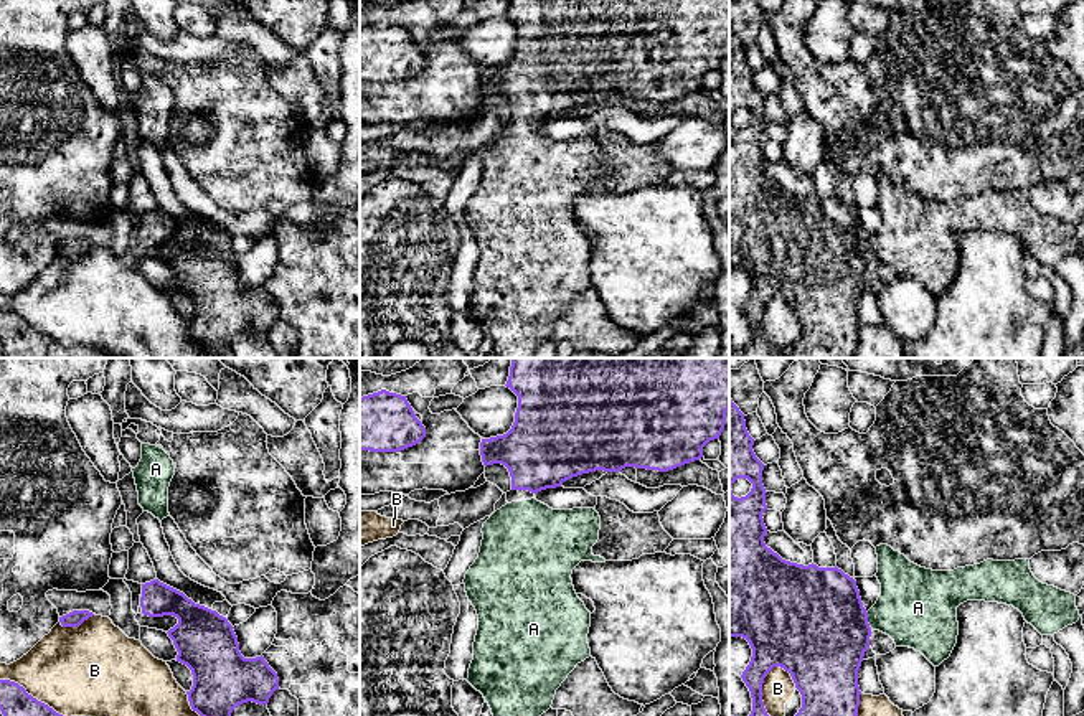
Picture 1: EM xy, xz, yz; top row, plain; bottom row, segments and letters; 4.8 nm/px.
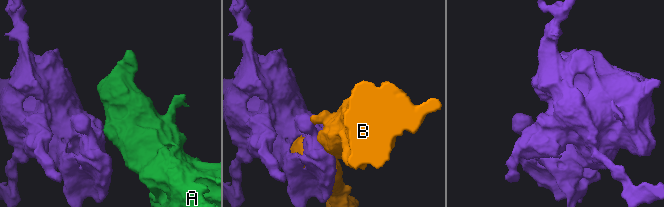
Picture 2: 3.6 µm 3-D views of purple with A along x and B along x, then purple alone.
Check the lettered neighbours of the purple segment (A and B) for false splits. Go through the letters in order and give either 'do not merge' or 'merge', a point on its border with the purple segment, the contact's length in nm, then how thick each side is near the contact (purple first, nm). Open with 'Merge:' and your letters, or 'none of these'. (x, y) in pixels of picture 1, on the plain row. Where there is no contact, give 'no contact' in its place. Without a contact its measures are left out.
Merge: A
A: merge; contact yz (867, 251); length 80 nm; calibres 500 and 380 nm
B: do not merge; contact yz (761, 327); length 300 nm; calibres 190 and 160 nm

